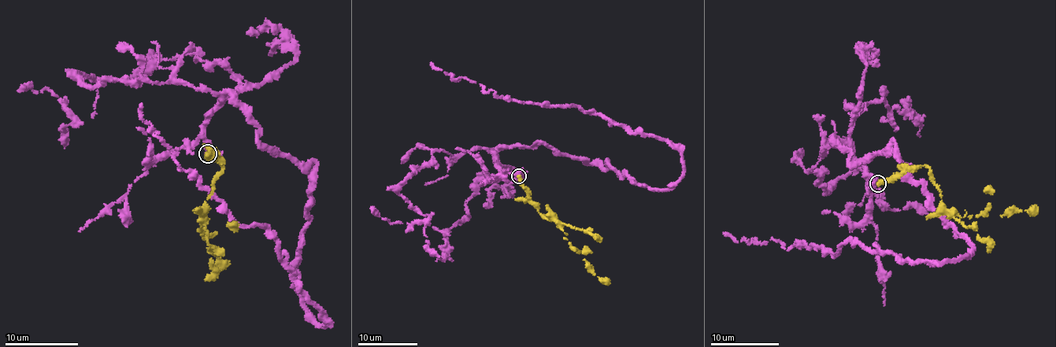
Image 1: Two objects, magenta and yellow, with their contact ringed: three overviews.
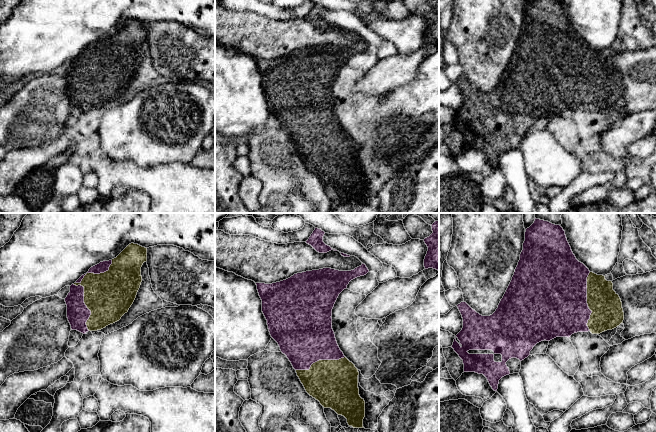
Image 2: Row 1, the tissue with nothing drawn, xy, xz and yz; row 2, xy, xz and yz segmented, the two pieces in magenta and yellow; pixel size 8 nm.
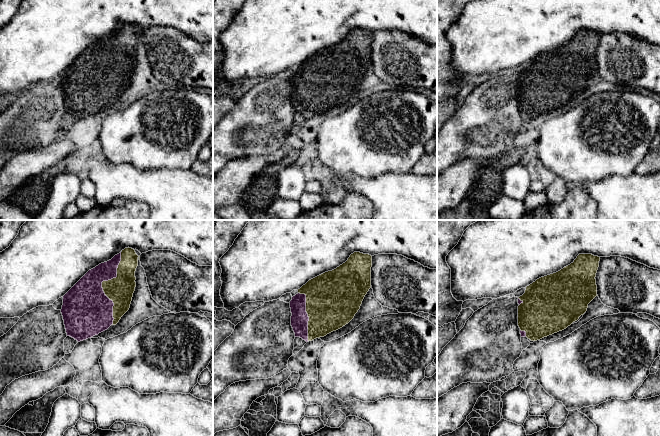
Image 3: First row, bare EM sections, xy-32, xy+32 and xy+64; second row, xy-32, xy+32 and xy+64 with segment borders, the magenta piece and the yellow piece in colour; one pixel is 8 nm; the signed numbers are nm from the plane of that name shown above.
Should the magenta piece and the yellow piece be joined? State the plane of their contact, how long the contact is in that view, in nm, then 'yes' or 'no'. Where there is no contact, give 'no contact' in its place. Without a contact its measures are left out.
meets magenta in xy; contact 600 nm long; yes

